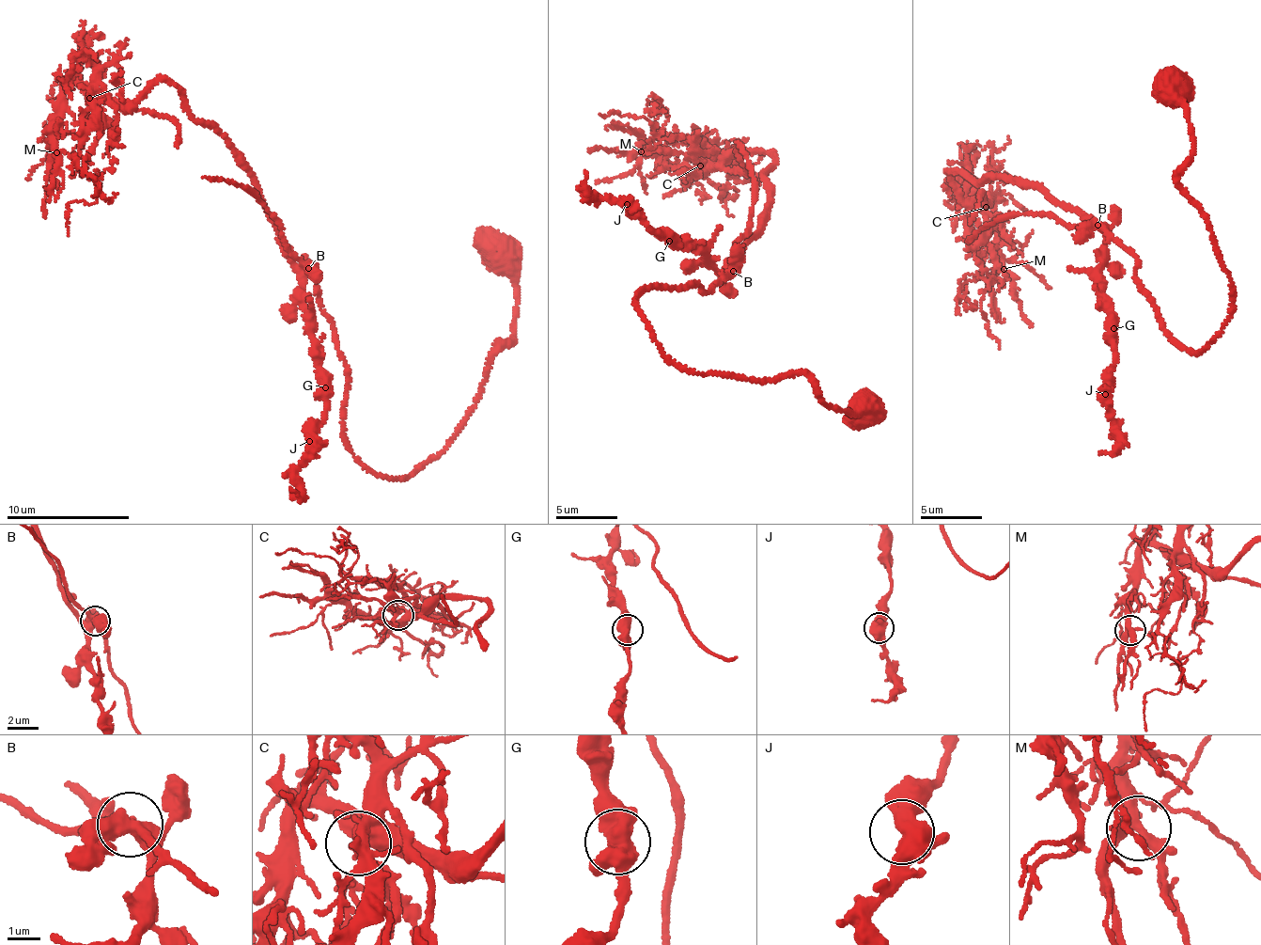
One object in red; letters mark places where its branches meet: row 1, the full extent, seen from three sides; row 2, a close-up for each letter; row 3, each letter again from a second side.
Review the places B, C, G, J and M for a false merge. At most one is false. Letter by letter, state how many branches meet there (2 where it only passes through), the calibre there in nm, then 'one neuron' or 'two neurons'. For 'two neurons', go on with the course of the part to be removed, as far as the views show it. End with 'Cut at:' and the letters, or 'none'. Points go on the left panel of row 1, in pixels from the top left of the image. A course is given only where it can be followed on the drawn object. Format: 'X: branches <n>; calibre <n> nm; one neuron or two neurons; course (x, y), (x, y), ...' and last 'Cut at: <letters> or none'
B: branches 6; calibre 480 nm; one neuron
C: branches 6; calibre 400 nm; one neuron
G: branches 3; calibre 480 nm; one neuron
J: branches 3; calibre 440 nm; one neuron
M: branches 5; calibre 340 nm; one neuron
Cut at: none

